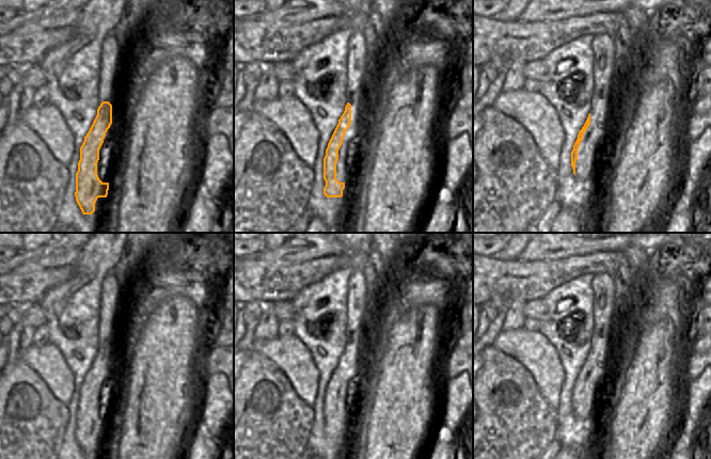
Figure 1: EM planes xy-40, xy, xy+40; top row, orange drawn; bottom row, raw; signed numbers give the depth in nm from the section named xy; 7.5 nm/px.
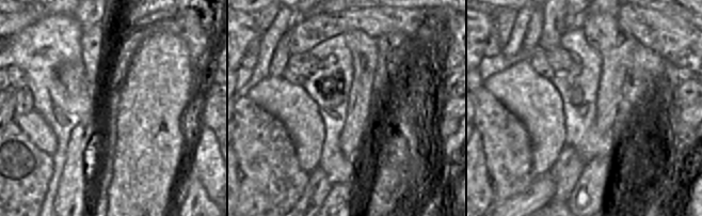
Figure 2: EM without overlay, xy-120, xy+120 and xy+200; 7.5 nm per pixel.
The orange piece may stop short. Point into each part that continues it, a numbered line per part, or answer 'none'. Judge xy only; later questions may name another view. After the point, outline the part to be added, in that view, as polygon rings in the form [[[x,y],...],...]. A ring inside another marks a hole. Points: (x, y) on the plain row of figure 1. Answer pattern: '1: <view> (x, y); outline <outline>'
1: xy (362, 313); outline [[[356,270],[348,282],[347,292],[347,341],[351,344],[351,363],[343,382],[338,389],[338,399],[336,401],[336,418],[345,422],[356,416],[360,391],[368,377],[368,363],[370,361],[370,348],[373,346],[373,335],[375,327],[381,316],[381,311],[377,307],[377,286],[369,292],[366,286],[366,278],[362,270]]]

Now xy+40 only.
1: xy+40 (595, 386); outline [[[592,274],[590,282],[595,301],[595,327],[590,339],[590,363],[580,382],[575,401],[575,416],[587,420],[597,415],[599,403],[606,399],[612,389],[612,371],[619,343],[616,339],[616,284],[611,274]]]

